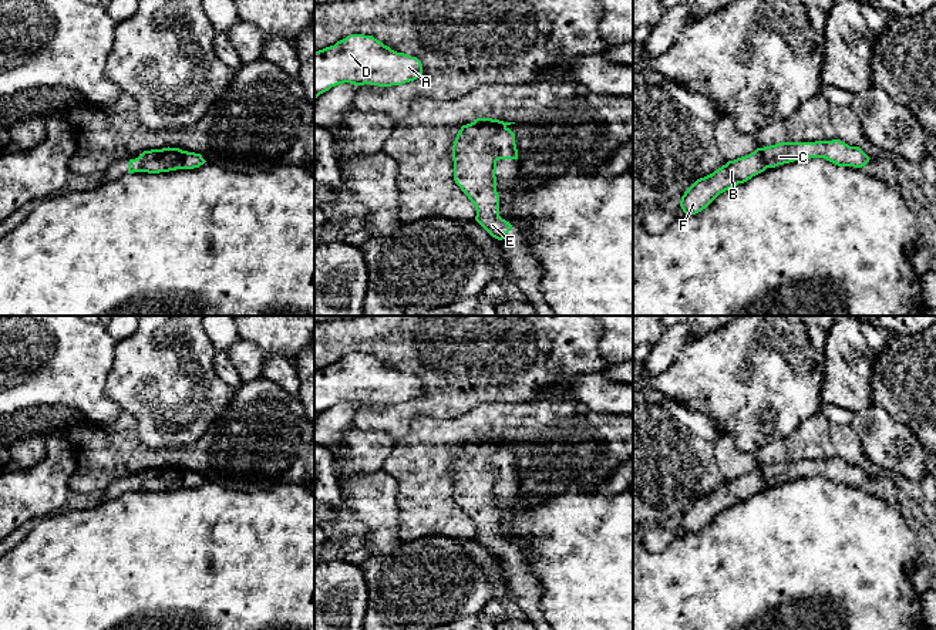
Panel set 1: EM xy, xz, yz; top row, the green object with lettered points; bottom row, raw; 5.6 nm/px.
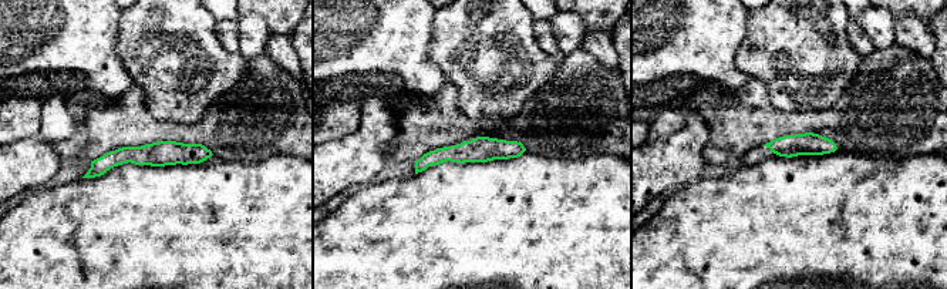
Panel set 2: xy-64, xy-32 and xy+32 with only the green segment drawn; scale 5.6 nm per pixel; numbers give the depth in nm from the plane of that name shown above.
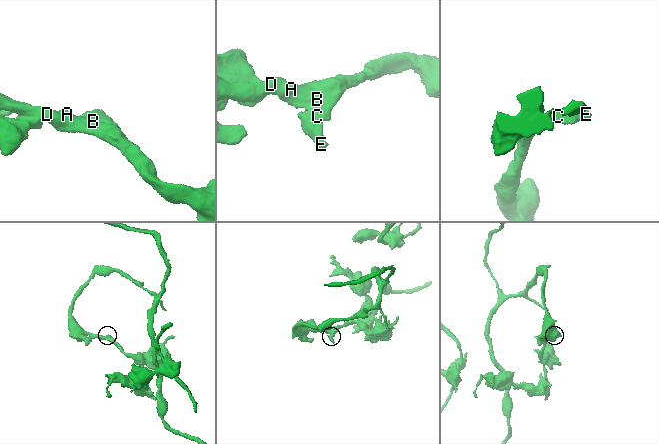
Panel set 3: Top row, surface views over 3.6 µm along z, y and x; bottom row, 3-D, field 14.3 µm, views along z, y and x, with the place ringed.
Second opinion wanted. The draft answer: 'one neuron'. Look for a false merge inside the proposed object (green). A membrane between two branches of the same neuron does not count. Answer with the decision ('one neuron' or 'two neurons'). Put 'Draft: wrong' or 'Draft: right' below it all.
one neuron
Draft: right

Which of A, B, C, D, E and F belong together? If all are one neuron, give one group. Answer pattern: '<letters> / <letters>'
A B C D E F

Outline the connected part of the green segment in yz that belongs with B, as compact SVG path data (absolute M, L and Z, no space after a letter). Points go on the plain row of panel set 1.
M841 458L778 461L728 479L713 492L697 498L681 515L680 525L686 533L696 533L706 528L720 512L747 501L767 486L811 476L824 476L838 485L853 486L862 486L871 478L859 465L849 465Z

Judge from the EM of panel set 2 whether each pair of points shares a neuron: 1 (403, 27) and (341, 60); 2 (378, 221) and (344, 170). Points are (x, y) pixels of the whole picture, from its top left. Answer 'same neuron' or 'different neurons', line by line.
1: same neuron
2: different neurons

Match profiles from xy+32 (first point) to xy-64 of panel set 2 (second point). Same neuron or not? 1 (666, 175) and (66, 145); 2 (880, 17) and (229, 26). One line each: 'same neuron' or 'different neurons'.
1: different neurons
2: different neurons

